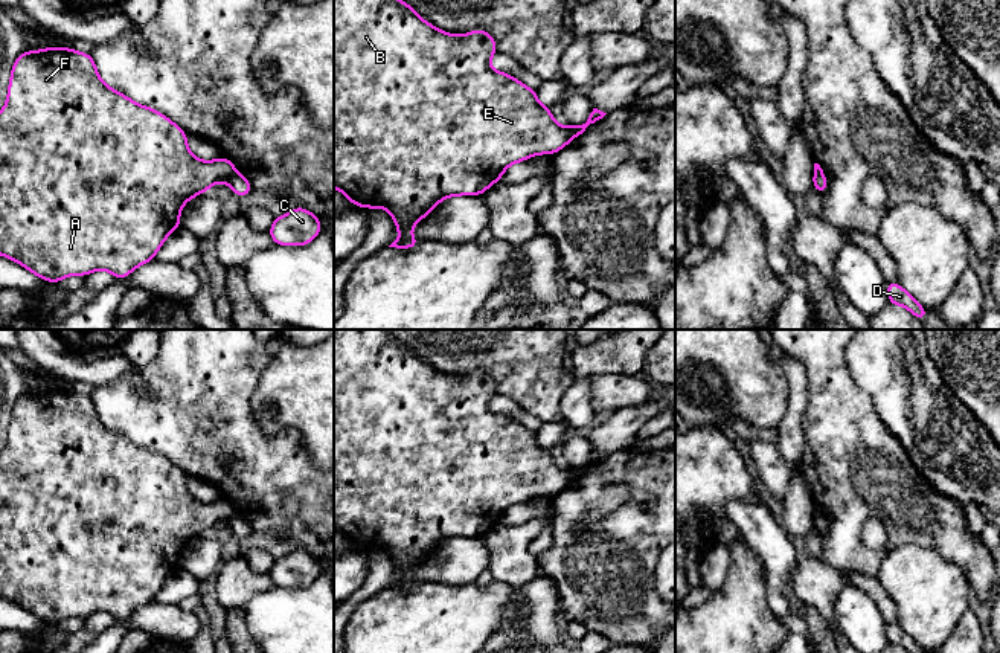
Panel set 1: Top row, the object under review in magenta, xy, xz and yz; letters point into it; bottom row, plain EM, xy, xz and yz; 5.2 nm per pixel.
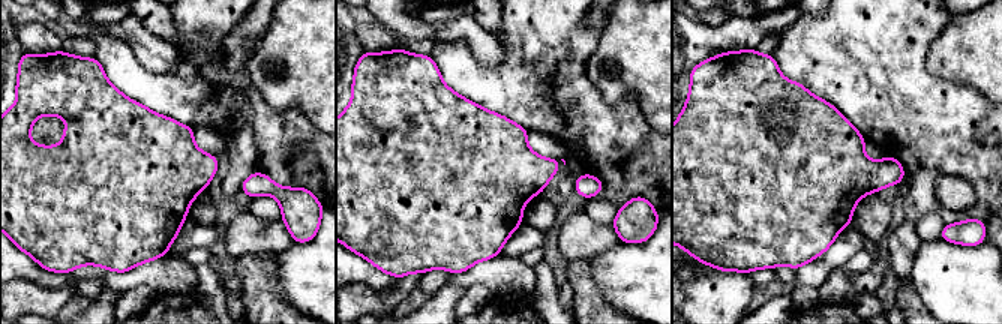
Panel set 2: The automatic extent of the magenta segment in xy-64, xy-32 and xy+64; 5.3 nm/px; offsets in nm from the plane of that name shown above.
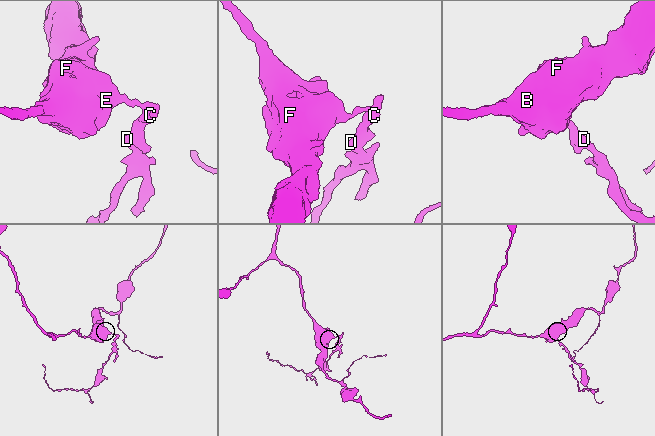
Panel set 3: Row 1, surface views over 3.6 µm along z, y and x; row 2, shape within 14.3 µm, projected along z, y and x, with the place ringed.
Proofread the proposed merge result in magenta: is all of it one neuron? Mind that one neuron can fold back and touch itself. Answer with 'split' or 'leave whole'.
split

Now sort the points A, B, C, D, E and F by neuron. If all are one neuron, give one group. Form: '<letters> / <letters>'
A B E F / C D

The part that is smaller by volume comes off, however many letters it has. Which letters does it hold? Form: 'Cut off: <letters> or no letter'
Cut off: C, D

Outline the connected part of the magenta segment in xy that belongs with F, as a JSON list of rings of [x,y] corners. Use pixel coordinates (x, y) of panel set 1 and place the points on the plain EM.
[[[47,389],[21,395],[12,407],[8,442],[0,453],[0,597],[21,606],[49,624],[59,624],[70,616],[87,618],[95,612],[107,612],[116,621],[127,619],[136,609],[152,603],[168,577],[180,569],[180,552],[188,542],[203,536],[216,523],[223,525],[236,514],[227,499],[210,503],[197,500],[189,493],[186,481],[188,476],[165,456],[136,446],[105,427],[90,395],[67,389]]]

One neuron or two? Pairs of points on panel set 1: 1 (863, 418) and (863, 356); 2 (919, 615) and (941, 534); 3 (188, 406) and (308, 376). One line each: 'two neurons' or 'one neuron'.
1: two neurons
2: two neurons
3: two neurons

